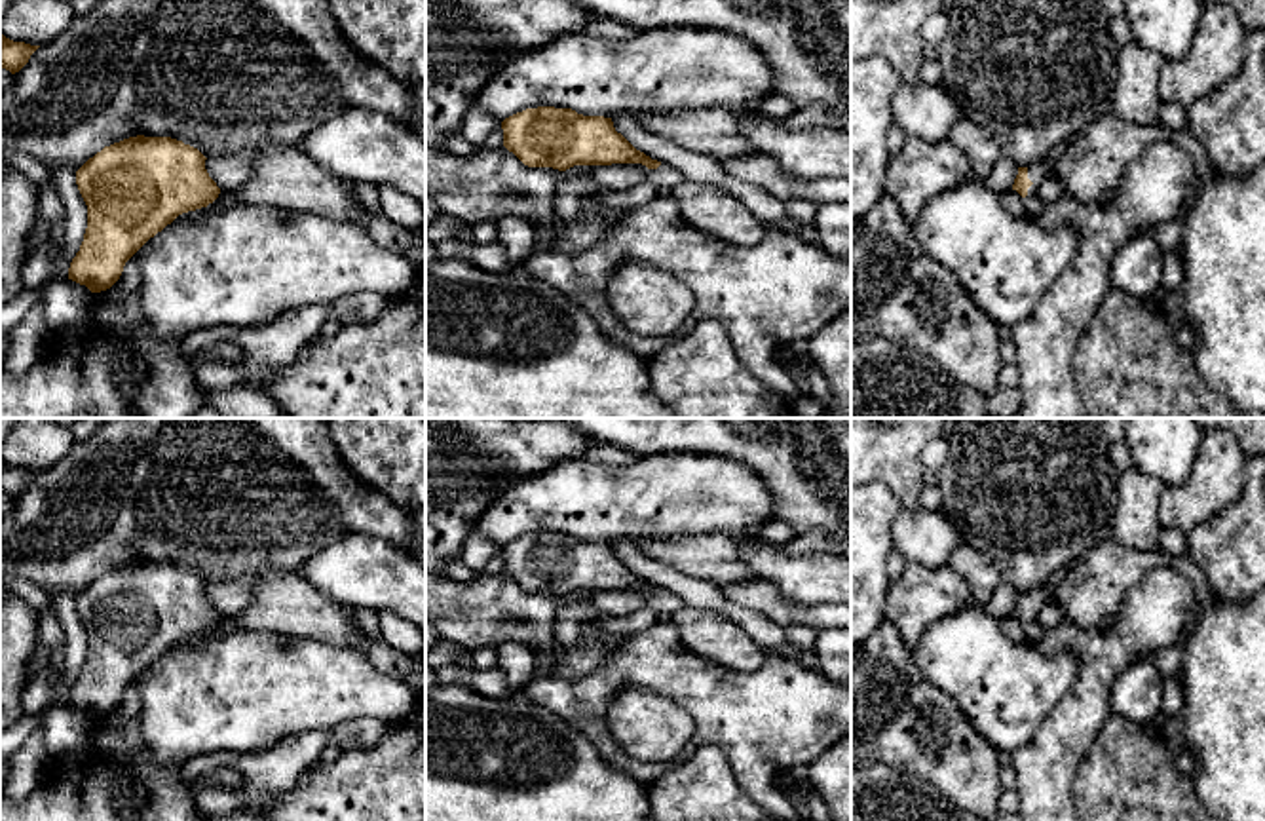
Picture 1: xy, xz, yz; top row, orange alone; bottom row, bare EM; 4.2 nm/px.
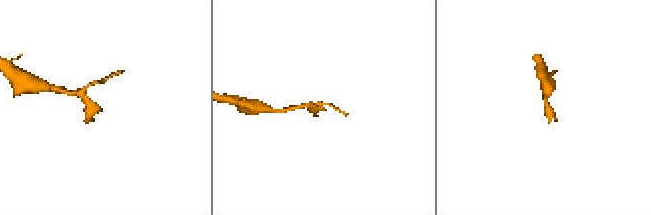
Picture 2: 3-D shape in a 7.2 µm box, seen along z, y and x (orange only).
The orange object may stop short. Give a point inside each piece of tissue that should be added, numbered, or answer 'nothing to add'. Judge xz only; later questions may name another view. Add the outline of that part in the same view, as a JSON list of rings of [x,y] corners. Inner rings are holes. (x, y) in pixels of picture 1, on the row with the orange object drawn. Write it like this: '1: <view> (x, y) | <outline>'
1: xz (665, 175) | [[[661,163],[657,169],[648,169],[648,177],[657,190],[672,190],[676,184],[684,181],[682,173],[669,163]]]

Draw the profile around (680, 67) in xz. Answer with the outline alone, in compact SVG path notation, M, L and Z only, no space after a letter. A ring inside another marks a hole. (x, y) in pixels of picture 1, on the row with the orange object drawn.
M669 27L632 40L604 40L581 32L555 38L511 59L475 95L471 108L505 120L538 106L572 108L583 116L669 112L724 106L737 110L775 91L769 65L746 40L705 27Z

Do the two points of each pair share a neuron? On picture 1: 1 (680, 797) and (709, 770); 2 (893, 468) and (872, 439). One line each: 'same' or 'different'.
1: same
2: same

